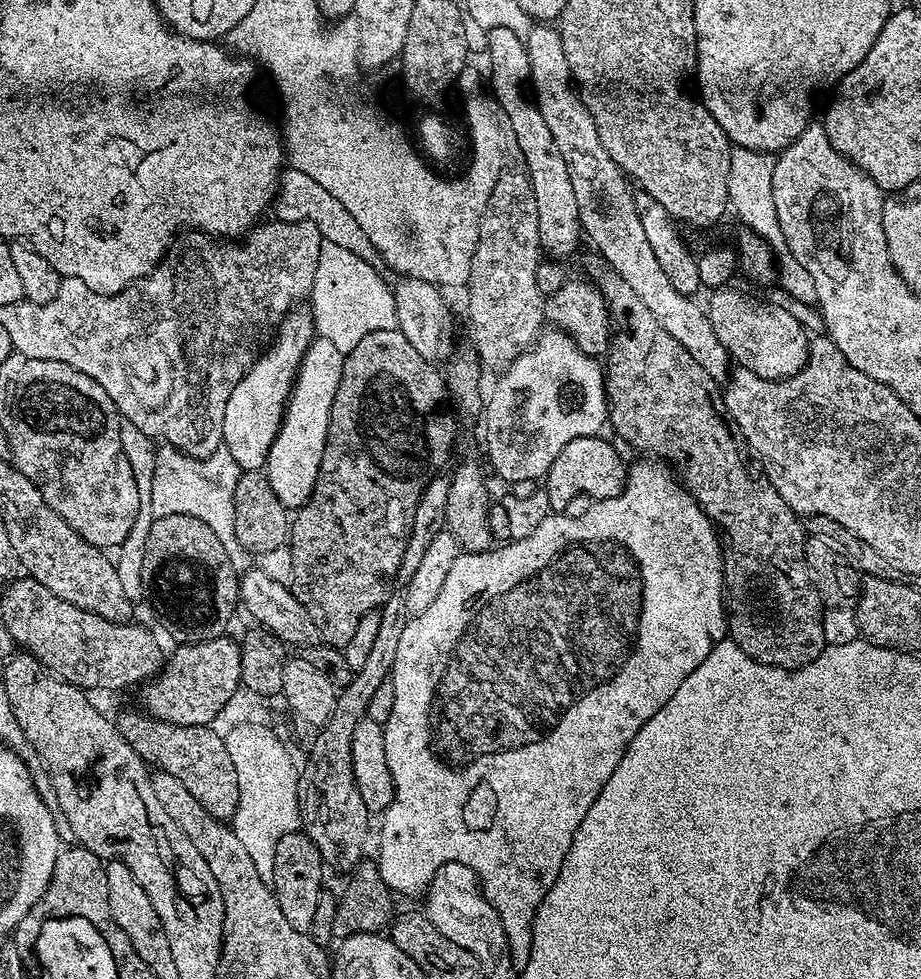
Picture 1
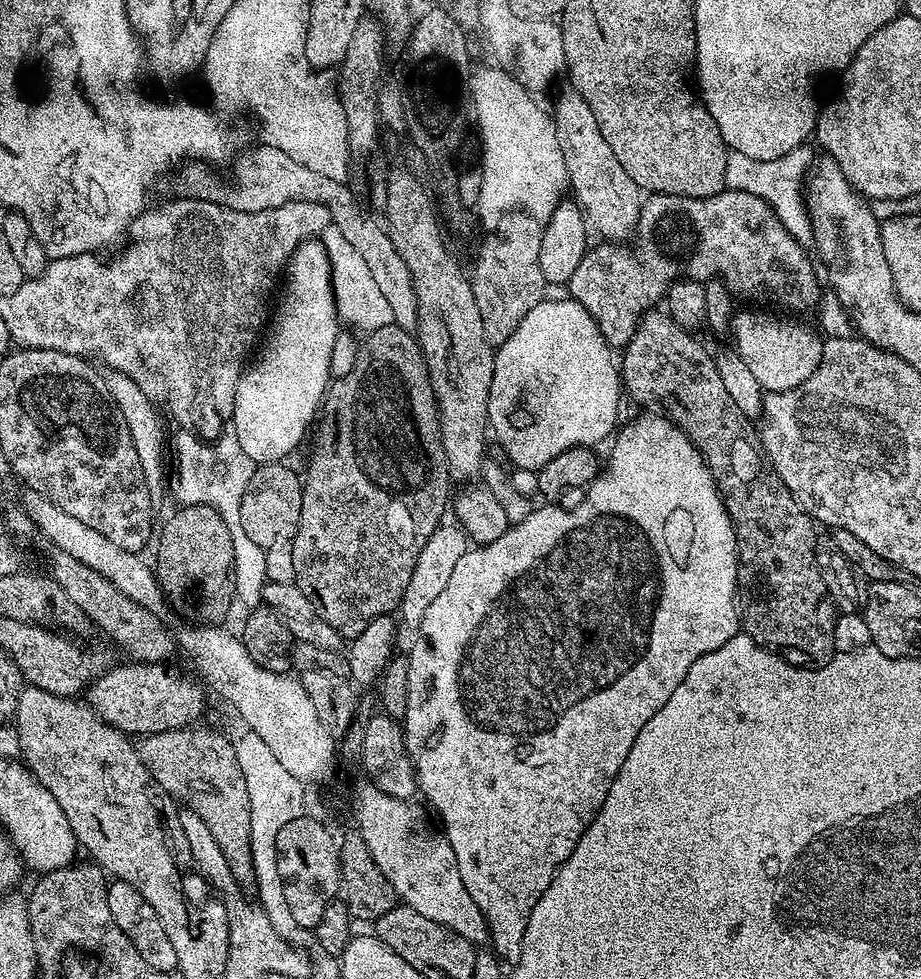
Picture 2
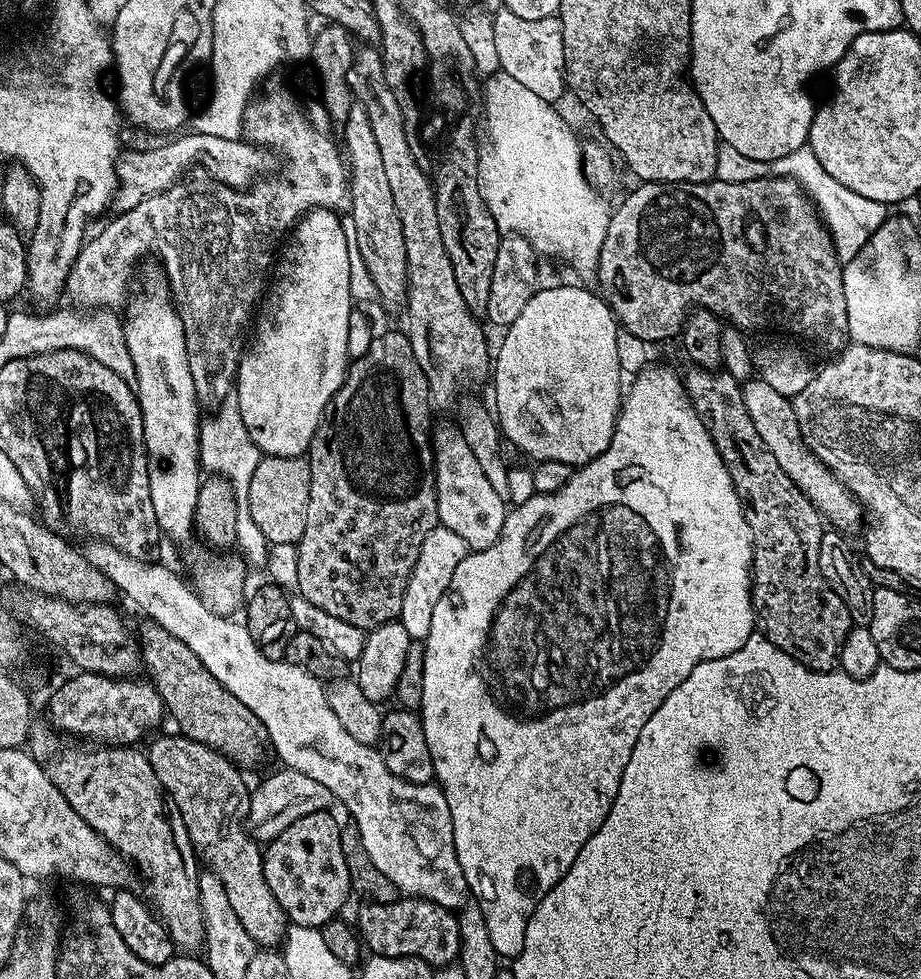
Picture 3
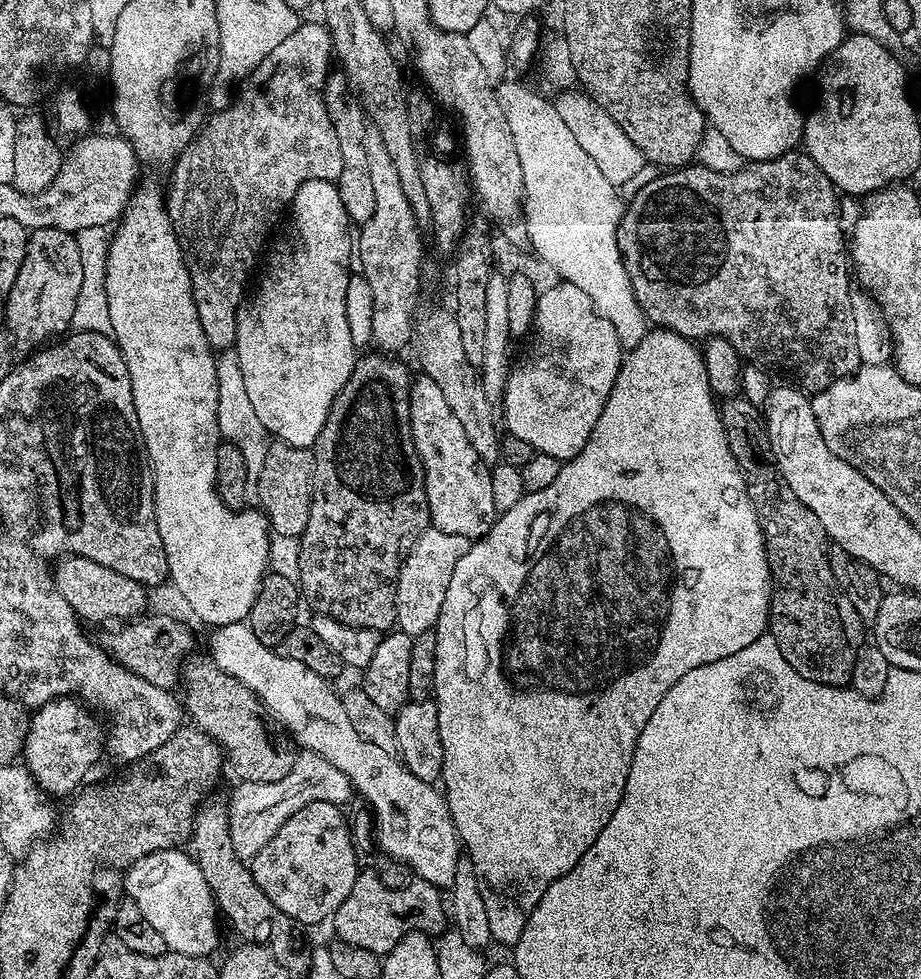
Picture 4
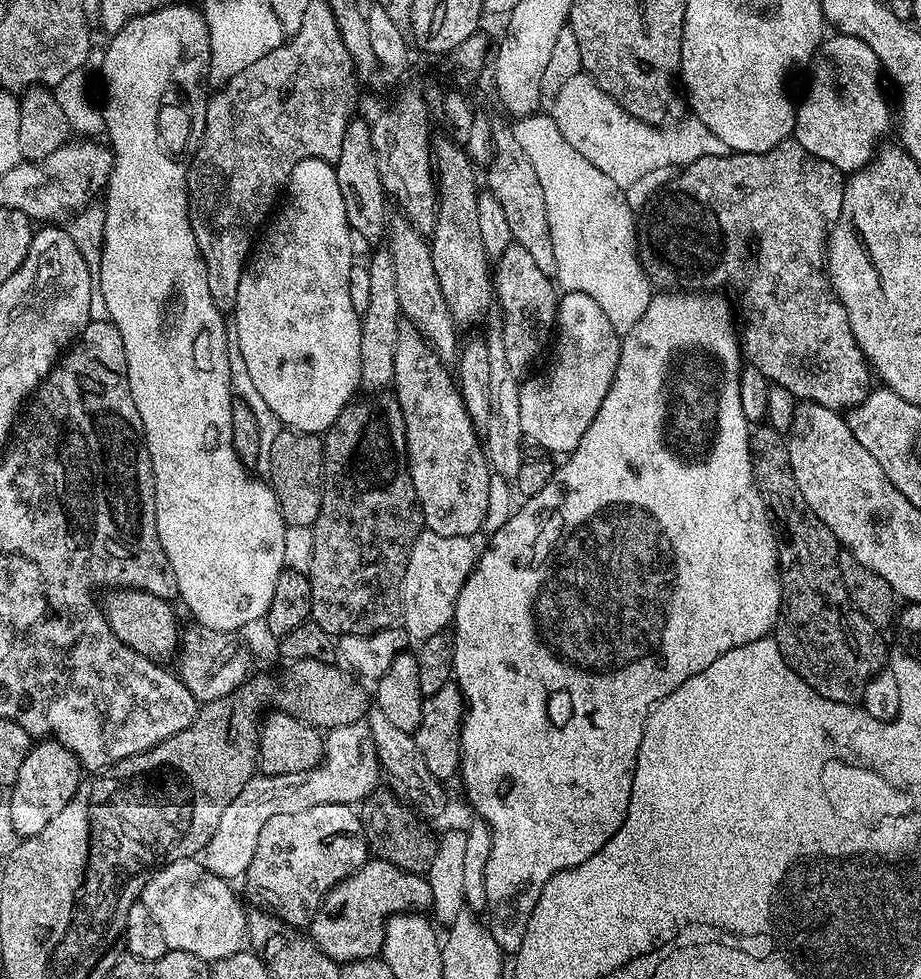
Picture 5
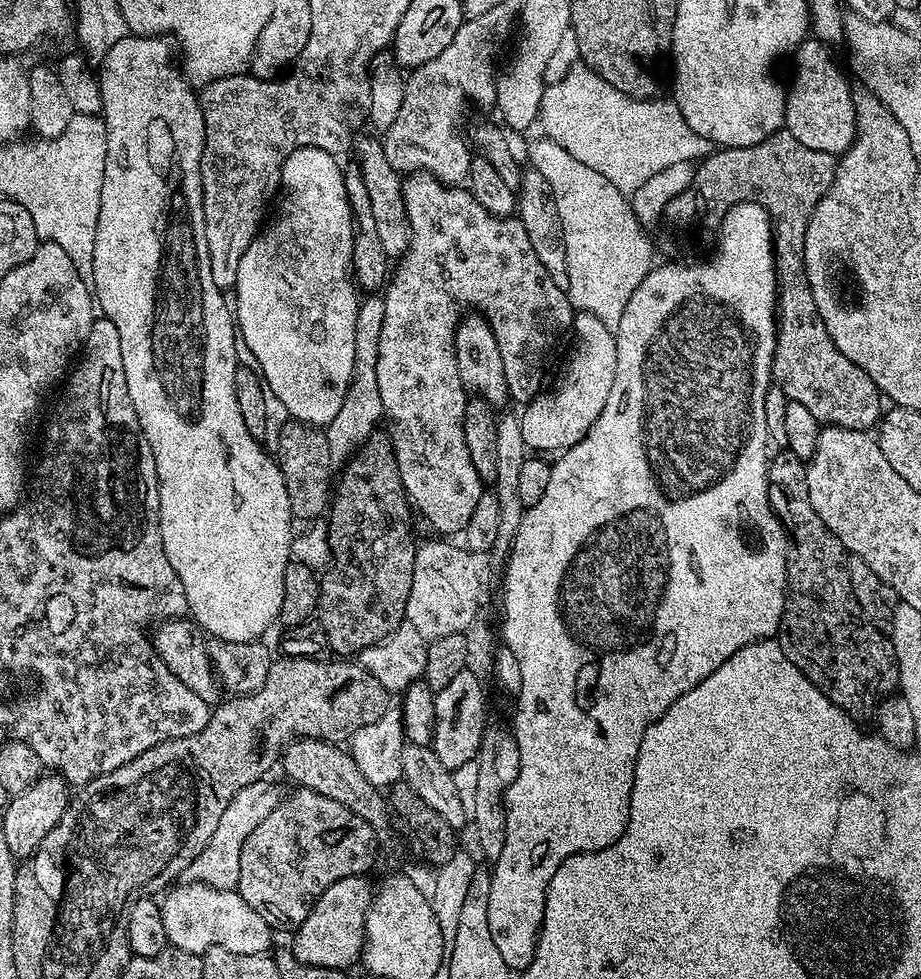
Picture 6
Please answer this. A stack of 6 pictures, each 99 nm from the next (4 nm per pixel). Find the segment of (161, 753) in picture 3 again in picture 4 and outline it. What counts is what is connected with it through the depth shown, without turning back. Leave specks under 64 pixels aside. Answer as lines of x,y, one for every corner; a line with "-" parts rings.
201,803
196,814
196,822
192,826
190,848
194,859
204,874
206,882
212,887
212,895
216,898
219,911
228,915
232,928
236,932
260,932
263,928
289,927
290,921
266,894
262,894
262,886
254,882
251,867
241,860
234,850
234,842
230,842
230,822
228,821
228,804

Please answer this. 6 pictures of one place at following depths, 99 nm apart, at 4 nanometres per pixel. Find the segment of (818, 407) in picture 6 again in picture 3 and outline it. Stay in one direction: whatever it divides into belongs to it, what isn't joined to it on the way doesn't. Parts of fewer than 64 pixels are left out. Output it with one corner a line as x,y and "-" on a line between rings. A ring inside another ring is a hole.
763,176
750,182
722,182
715,178
704,184
650,184
640,182
637,188
621,202
615,205
614,211
608,217
606,238
602,242
600,261
594,273
595,279
600,279
604,288
609,288
612,293
607,293
606,299
612,307
619,327
623,331
634,334
634,338
642,338
646,342
652,340
668,340
679,337
684,320
693,308
705,308
719,316
721,321
727,322
731,327
739,328
741,332
751,333
751,328
757,324
760,328
768,328
773,324
800,340
809,340
817,344
827,354
836,354
849,343
850,329
848,327
848,311
846,310
846,294
844,293
844,269
842,261
836,254
832,245
832,234
822,223
813,203
808,199
807,192
801,188
797,180
790,180
786,176
-
620,284
628,295
628,300
620,300
616,291

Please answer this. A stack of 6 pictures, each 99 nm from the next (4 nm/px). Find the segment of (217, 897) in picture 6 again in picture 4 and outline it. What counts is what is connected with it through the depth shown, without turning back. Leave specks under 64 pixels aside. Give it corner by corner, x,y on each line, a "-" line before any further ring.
179,847
164,848
160,852
152,852
149,856
134,861
123,873
124,890
127,899
133,900
138,910
146,914
146,922
150,922
150,926
154,926
154,930
162,934
162,942
166,942
168,951
208,958
220,944
220,924
216,921
218,905
212,895
212,887
206,882
206,874
198,866
196,859
185,852

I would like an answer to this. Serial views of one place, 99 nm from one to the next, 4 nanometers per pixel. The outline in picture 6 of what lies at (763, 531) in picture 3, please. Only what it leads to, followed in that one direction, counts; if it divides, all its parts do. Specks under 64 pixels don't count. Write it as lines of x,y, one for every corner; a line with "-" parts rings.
787,450
776,453
768,461
768,501
772,504
772,512
784,528
784,535
788,537
788,582
778,633
780,645
786,658
790,658
792,667
802,670
802,674
810,678
810,682
814,682
814,686
818,686
818,690
822,690
822,694
826,694
826,698
834,702
834,706
853,718
871,717
878,701
889,695
900,682
900,671
896,665
891,639
881,629
875,628
856,605
850,590
846,549
826,526
826,522
818,518
818,510
810,506
805,461
799,460

